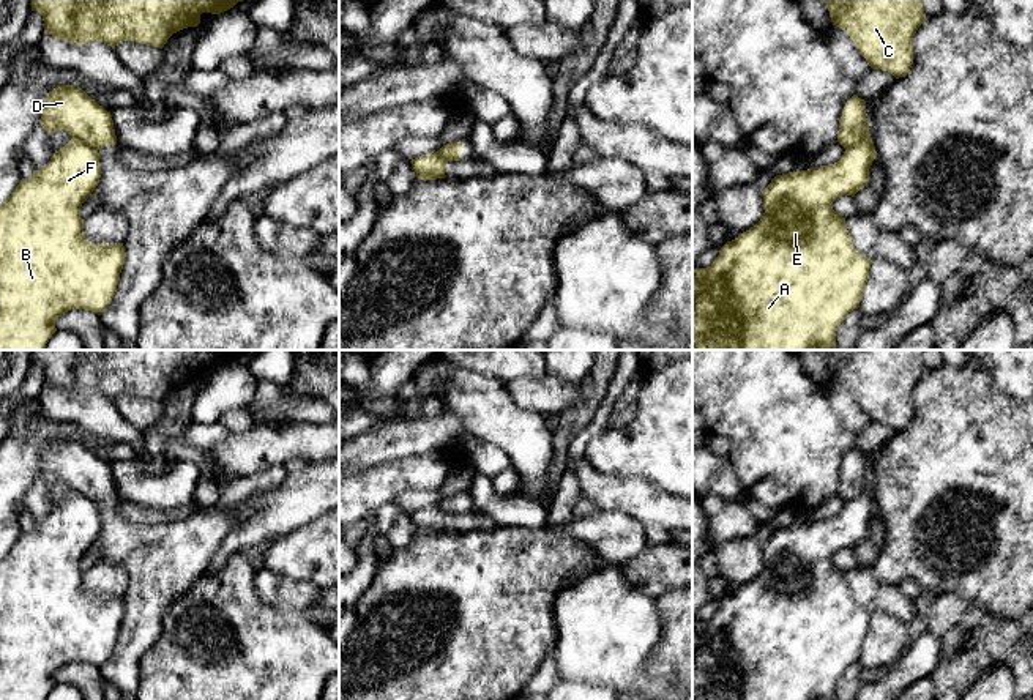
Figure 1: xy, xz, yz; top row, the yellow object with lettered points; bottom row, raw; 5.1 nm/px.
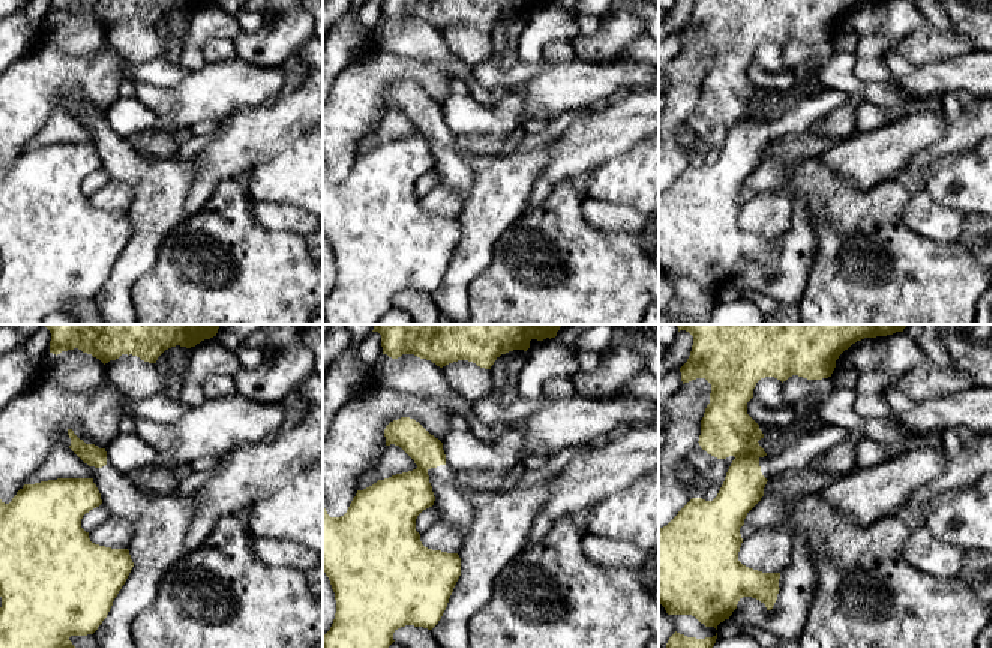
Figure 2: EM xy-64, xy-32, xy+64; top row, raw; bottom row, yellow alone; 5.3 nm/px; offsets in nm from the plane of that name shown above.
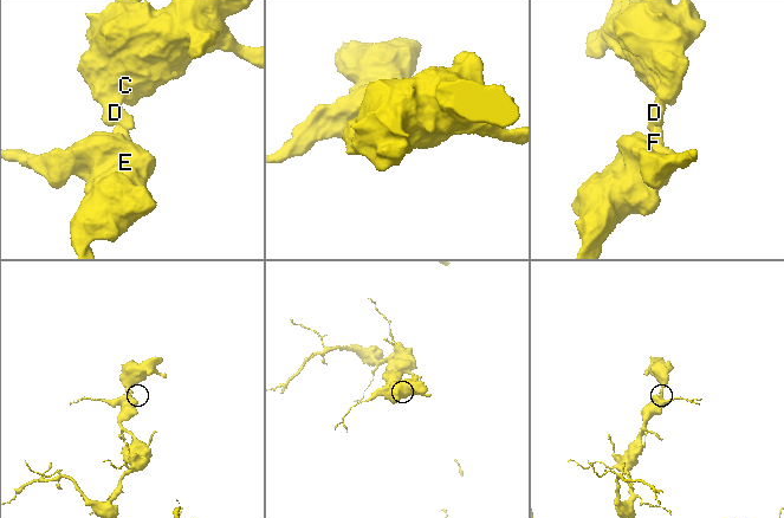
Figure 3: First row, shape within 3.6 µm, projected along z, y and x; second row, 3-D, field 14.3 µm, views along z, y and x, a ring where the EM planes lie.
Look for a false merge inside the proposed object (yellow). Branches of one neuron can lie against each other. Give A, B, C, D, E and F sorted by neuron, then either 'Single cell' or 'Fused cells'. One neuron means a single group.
Groups: A B E F / C D. Fused cells

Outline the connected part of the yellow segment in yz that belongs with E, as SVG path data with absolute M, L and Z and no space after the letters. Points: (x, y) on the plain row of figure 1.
M866 487L856 497L845 501L842 511L834 517L789 525L771 533L762 544L765 566L760 574L749 583L738 586L735 593L727 594L710 620L692 623L692 700L836 700L837 680L848 665L860 661L872 613L855 602L845 571L833 563L833 555L842 549L855 550L861 541L867 539L869 522L875 511L877 505L872 490Z

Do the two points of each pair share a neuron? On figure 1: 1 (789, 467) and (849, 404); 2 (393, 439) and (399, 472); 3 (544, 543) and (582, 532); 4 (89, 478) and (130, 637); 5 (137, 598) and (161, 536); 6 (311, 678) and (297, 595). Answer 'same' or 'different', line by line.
1: different
2: different
3: different
4: same
5: same
6: different

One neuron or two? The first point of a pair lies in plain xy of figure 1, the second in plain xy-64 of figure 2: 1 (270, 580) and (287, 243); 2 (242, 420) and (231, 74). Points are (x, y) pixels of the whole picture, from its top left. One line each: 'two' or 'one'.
1: two
2: two

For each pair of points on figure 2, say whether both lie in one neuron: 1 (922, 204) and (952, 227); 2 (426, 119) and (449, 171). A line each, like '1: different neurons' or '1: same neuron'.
1: same neuron
2: same neuron

